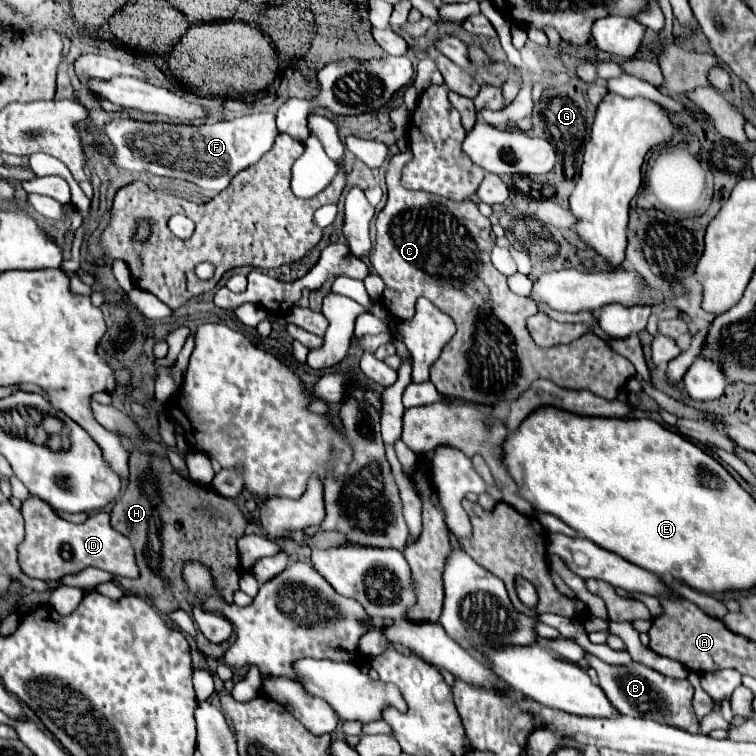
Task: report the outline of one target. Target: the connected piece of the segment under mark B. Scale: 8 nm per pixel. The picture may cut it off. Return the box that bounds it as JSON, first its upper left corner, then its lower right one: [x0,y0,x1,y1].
[585,653,699,733]

